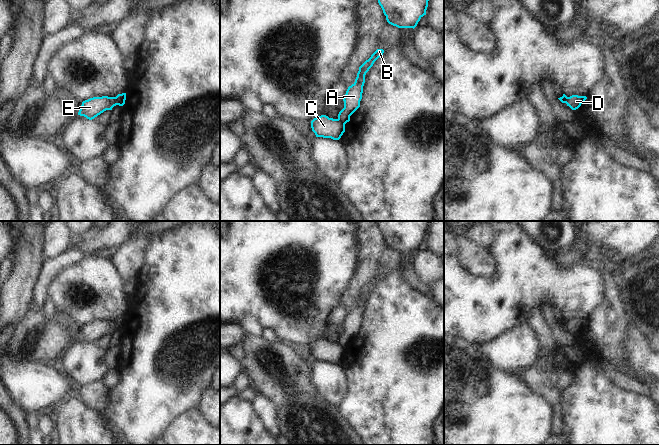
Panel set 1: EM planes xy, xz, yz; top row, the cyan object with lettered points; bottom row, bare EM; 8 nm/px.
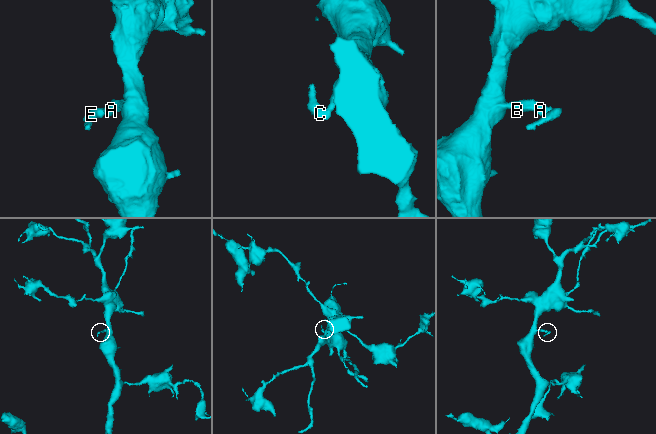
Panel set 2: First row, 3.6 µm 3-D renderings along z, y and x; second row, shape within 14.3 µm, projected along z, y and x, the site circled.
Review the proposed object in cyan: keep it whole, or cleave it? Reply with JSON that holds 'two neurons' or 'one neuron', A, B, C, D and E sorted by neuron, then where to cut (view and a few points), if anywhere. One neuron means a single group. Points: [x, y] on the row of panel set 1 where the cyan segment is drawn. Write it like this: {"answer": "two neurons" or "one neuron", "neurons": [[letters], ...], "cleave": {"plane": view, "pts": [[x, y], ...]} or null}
{"answer": "two neurons", "neurons": [["A", "B"], ["C", "D", "E"]], "cleave": {"plane": "xy", "pts": [[113, 97], [116, 104]]}}

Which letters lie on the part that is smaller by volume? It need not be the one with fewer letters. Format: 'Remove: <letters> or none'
Remove: C, D, E

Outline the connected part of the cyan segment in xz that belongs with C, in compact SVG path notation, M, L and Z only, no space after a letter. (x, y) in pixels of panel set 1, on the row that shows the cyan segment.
M326 115L314 118L311 121L311 128L316 137L331 138L333 140L339 140L345 132L344 123Z

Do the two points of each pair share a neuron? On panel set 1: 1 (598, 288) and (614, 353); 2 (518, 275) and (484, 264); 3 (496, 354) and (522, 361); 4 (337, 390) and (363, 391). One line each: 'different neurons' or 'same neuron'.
1: different neurons
2: different neurons
3: same neuron
4: different neurons

